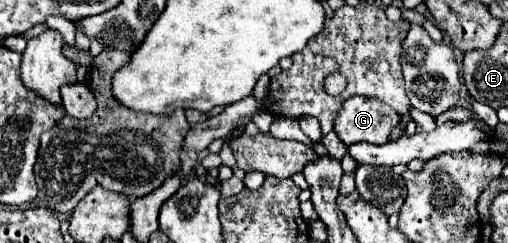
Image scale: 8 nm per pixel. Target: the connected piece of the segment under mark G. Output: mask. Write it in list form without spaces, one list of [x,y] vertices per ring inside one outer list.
[[[355,95],[343,101],[343,107],[335,117],[333,129],[347,147],[359,141],[383,145],[397,123],[399,113],[393,111],[389,105]]]

